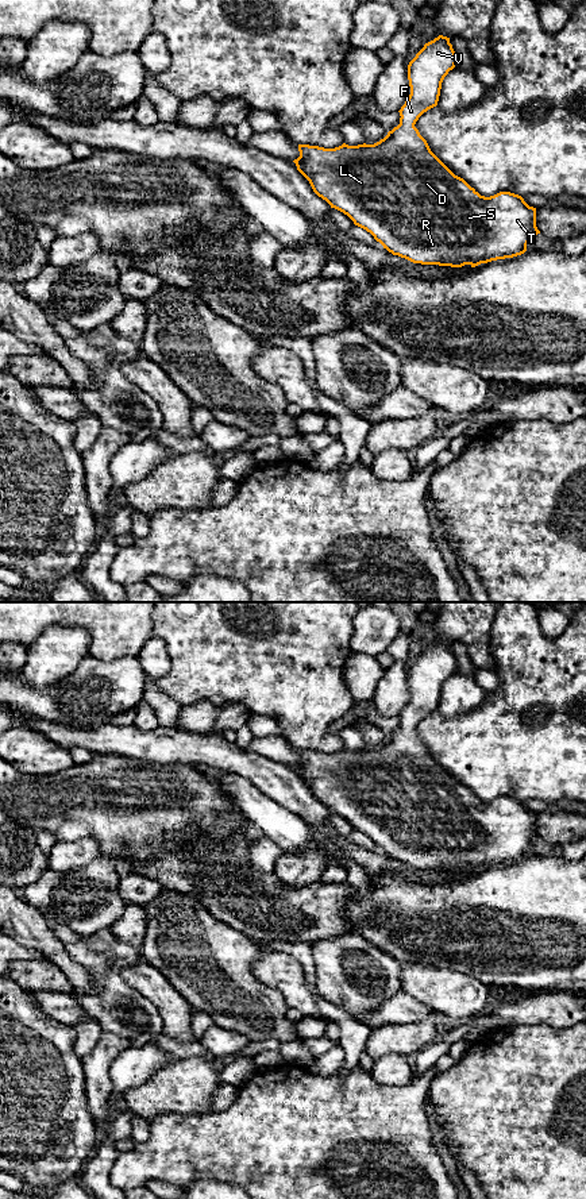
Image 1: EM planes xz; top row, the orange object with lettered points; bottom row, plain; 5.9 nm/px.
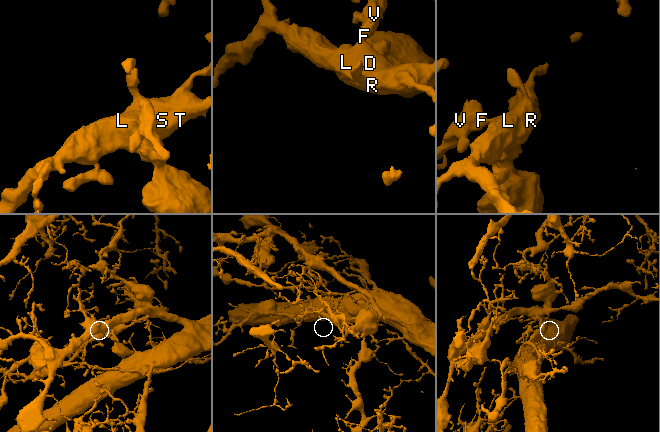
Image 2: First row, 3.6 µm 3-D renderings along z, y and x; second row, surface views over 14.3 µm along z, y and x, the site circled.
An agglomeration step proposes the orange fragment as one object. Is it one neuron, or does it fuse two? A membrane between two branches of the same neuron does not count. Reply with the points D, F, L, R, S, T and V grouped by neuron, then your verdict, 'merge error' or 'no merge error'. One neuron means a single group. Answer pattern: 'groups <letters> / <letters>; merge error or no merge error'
groups D F L R S T V; no merge error

